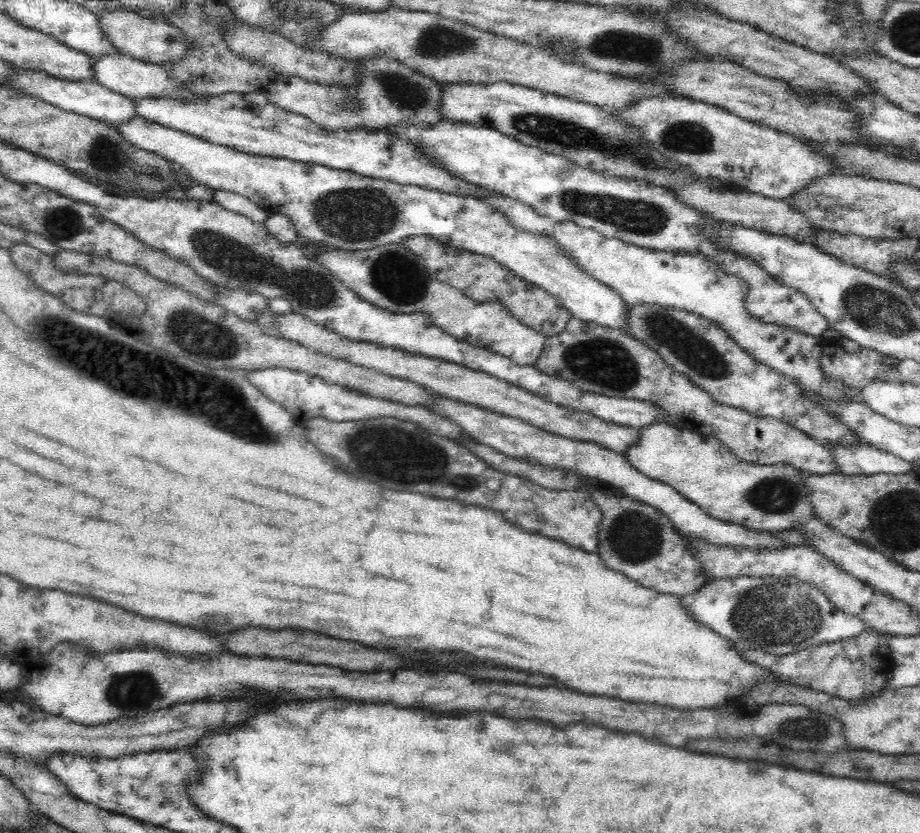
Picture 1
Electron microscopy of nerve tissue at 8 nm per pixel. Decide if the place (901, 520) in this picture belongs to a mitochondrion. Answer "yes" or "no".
yes

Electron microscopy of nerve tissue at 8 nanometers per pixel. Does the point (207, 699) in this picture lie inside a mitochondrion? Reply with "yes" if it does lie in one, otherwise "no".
no

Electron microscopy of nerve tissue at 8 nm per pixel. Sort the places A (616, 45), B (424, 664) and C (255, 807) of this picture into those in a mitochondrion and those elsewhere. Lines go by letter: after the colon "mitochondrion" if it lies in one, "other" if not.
A: mitochondrion
B: other
C: other

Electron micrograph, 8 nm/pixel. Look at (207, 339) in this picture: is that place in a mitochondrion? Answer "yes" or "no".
yes

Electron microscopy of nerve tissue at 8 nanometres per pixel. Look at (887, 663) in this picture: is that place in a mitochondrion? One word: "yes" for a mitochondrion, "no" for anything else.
no

